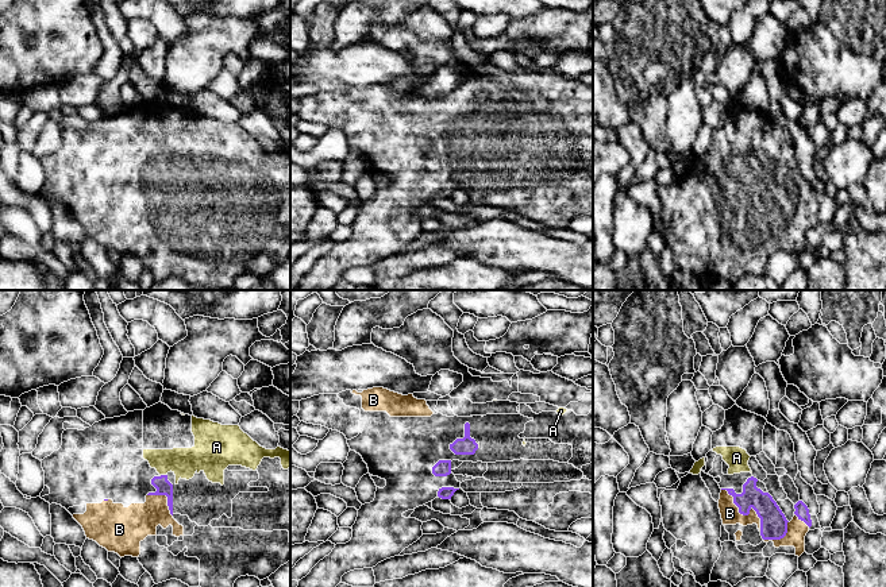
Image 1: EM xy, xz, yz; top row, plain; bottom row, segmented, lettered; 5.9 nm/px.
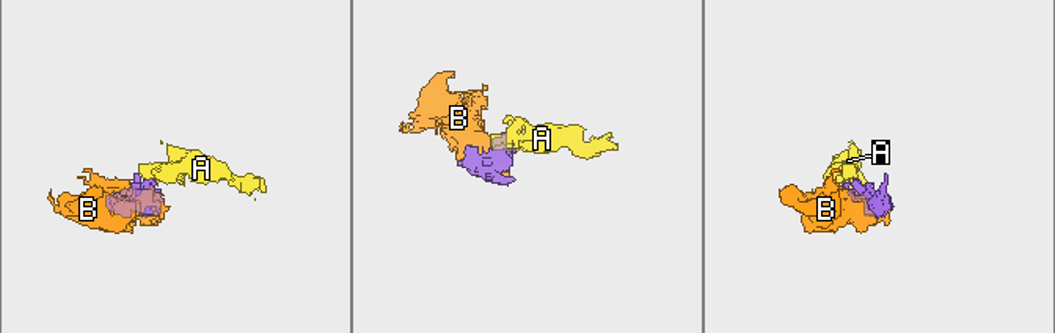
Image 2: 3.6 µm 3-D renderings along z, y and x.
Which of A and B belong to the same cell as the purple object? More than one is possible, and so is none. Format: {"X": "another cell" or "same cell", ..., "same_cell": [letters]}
{"A": "same cell", "B": "same cell", "same_cell": ["A", "B"]}

